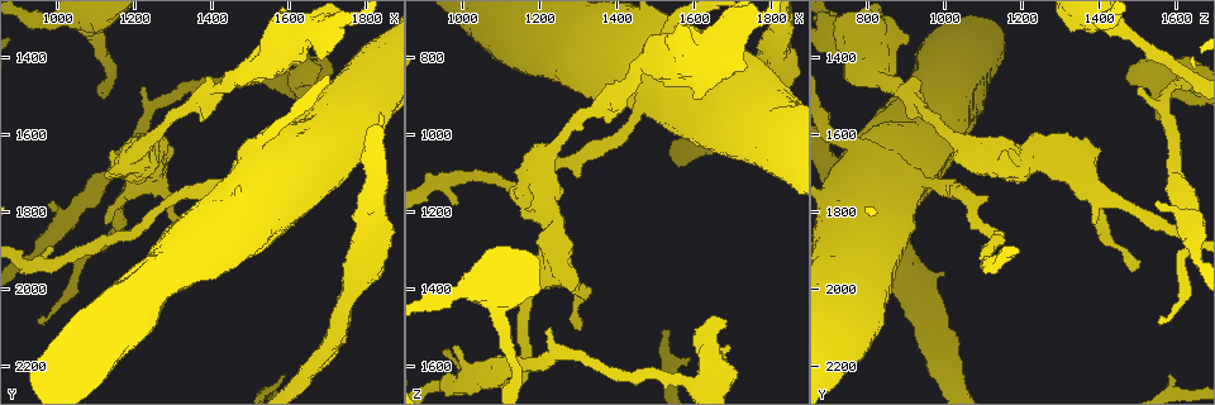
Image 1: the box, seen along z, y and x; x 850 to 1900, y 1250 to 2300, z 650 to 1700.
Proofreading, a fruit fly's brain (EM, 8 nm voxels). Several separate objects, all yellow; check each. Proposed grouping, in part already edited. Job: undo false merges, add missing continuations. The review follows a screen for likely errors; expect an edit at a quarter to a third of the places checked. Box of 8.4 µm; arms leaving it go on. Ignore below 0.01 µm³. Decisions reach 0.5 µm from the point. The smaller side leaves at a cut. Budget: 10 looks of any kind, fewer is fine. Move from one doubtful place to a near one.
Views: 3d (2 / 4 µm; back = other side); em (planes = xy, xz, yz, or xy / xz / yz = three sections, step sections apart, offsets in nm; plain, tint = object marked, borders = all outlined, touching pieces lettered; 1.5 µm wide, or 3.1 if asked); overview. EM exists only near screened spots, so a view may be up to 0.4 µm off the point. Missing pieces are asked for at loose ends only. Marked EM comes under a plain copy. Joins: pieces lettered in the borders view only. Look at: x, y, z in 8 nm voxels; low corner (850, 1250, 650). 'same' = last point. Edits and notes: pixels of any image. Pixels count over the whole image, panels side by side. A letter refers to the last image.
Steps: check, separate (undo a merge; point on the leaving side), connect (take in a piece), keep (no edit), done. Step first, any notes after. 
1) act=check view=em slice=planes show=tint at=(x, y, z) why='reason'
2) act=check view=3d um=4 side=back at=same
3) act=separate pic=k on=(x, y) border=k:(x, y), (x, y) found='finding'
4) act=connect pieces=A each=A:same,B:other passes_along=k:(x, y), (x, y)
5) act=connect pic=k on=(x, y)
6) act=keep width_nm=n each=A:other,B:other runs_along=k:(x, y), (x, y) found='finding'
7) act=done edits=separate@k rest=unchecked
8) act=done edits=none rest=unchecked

act=check view=em slice=planes show=borders at=(1255, 1595, 1225) why='stops while still wide'

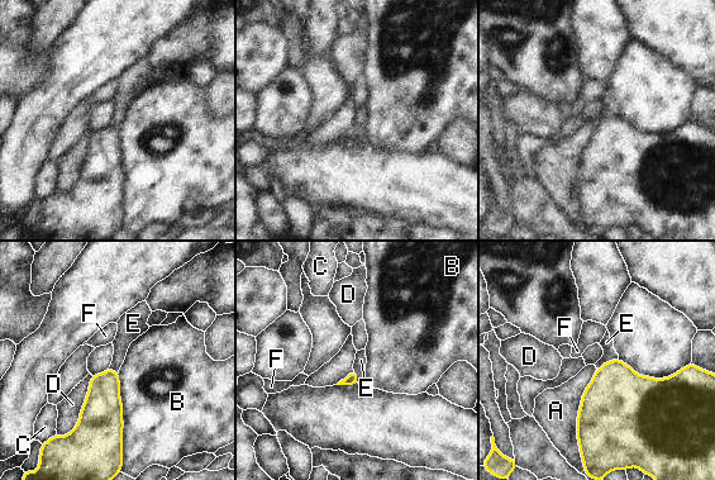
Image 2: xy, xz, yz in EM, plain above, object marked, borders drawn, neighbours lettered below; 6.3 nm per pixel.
act=keep longest_contact=A:500nm each=A:other,B:other,C:other,D:other,E:other,F:other found='no lettered piece goes on from it'

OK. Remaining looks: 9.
act=check view=em slice=yz step=8 show=borders at=(1690, 1565, 1565) why='stops while still wide'

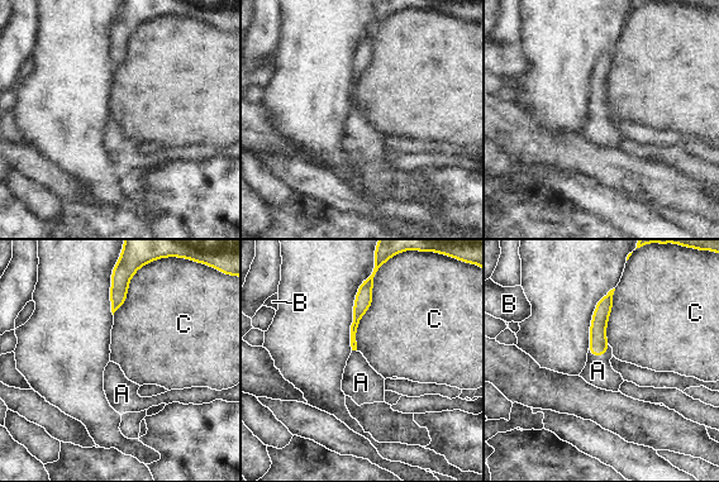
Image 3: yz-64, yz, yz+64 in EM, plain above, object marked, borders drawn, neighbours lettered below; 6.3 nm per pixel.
act=check view=em slice=planes show=borders at=same

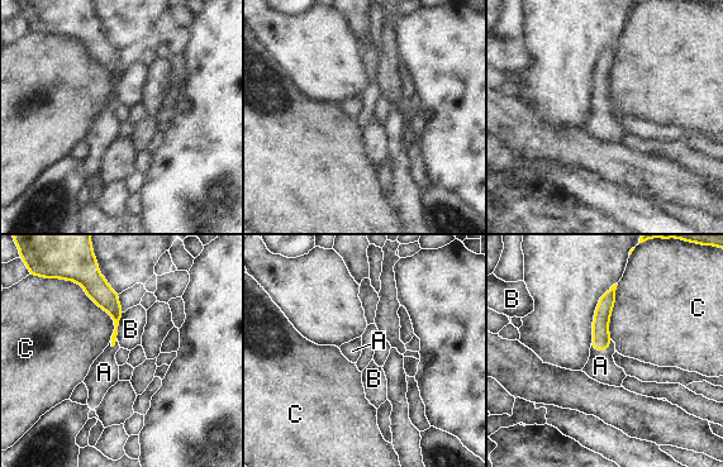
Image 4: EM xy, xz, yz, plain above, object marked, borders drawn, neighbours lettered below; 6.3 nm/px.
act=connect pieces=A each=A:same,B:other,C:other passes_along=4:(602, 338), (603, 349), (600, 366) found='it goes on there'

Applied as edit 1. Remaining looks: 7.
act=check view=3d um=4 at=(1525, 1630, 755) why='calibre changes'

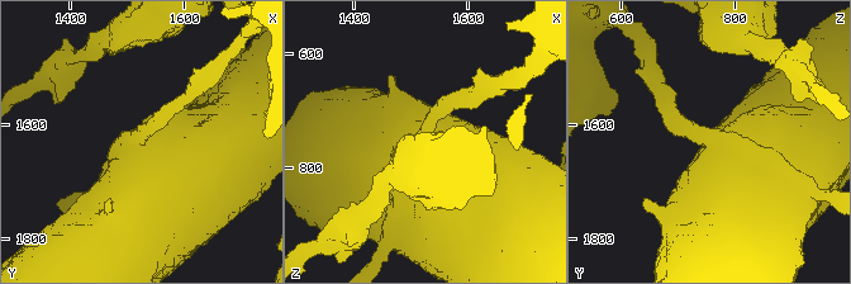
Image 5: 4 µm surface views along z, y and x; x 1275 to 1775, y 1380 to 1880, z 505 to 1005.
act=check view=em slice=xy step=4 show=tint at=(1520, 1630, 750)

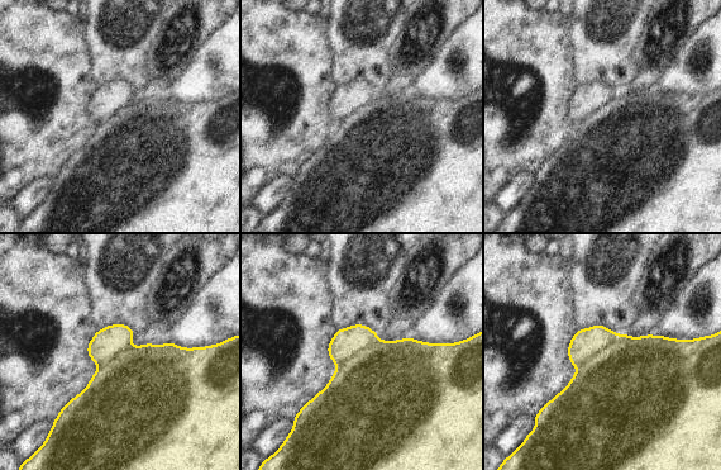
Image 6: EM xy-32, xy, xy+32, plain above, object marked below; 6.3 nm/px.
act=check view=em slice=planes show=borders at=same

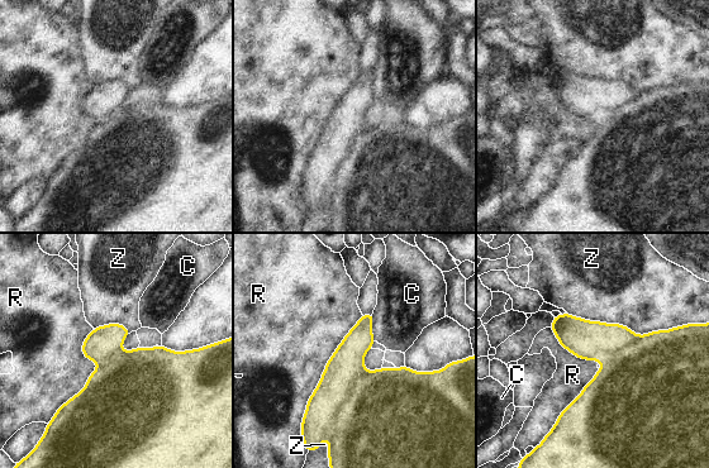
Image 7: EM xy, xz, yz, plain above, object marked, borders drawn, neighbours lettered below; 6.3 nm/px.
act=separate pic=7 on=(346, 364) longest_contact=R:800nm each=C:other,R:other,Z:other border=7:(363, 369), (353, 381), (324, 437) found='two neurons meet here'

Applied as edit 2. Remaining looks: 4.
act=done edits=connect@4,separate@7 rest=unchecked

